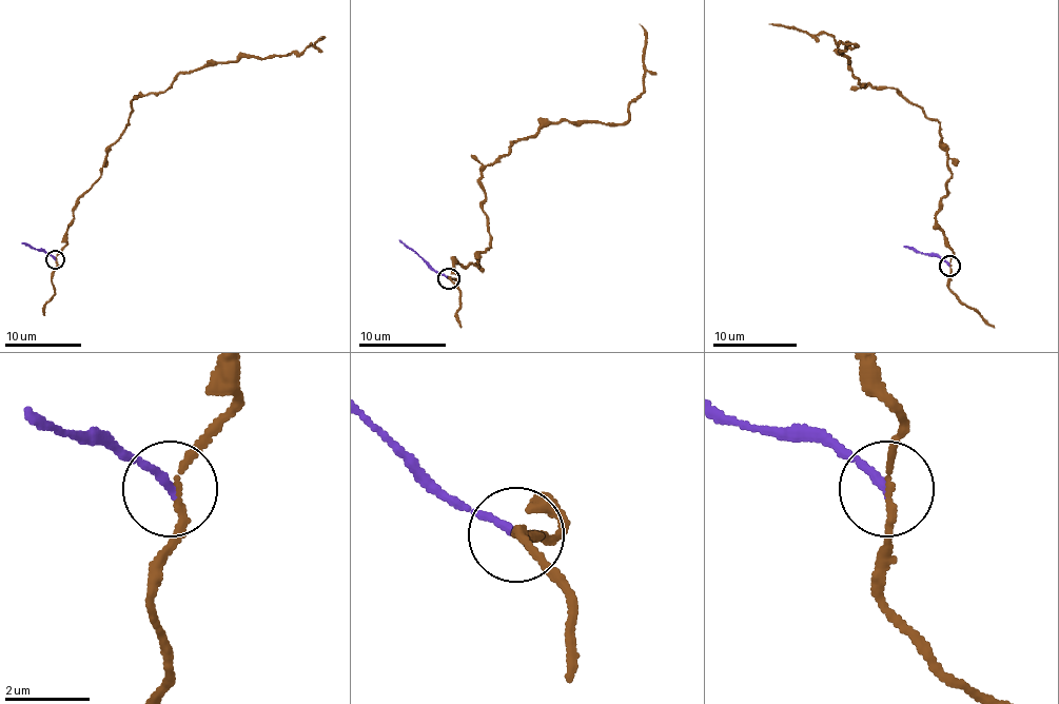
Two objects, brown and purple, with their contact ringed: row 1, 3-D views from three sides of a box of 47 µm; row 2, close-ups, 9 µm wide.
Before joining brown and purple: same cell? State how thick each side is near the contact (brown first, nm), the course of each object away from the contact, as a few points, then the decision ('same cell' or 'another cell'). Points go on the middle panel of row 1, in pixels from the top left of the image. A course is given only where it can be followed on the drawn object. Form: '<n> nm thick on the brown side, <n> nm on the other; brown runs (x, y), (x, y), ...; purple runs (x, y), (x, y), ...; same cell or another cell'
140 nm thick on the brown side, 190 nm on the other; brown runs (450, 278), (453, 258), (478, 266), (487, 250), (479, 172), (516, 139), (629, 118), (644, 90), (639, 24); purple runs (448, 278), (399, 239); another cell

